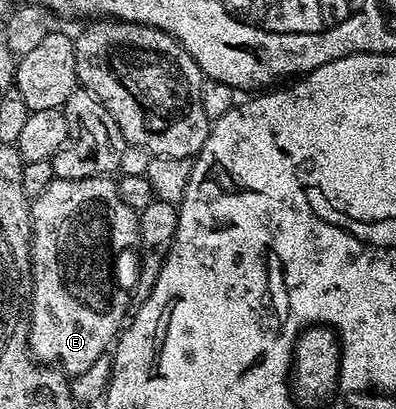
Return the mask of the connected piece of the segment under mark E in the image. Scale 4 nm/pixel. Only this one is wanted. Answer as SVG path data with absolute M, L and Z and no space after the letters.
M111 175L81 180L57 180L32 201L32 309L28 312L28 346L41 364L55 366L69 377L82 374L115 345L130 312L130 296L116 285L112 263L123 248L137 243L140 221L137 212L118 194Z

